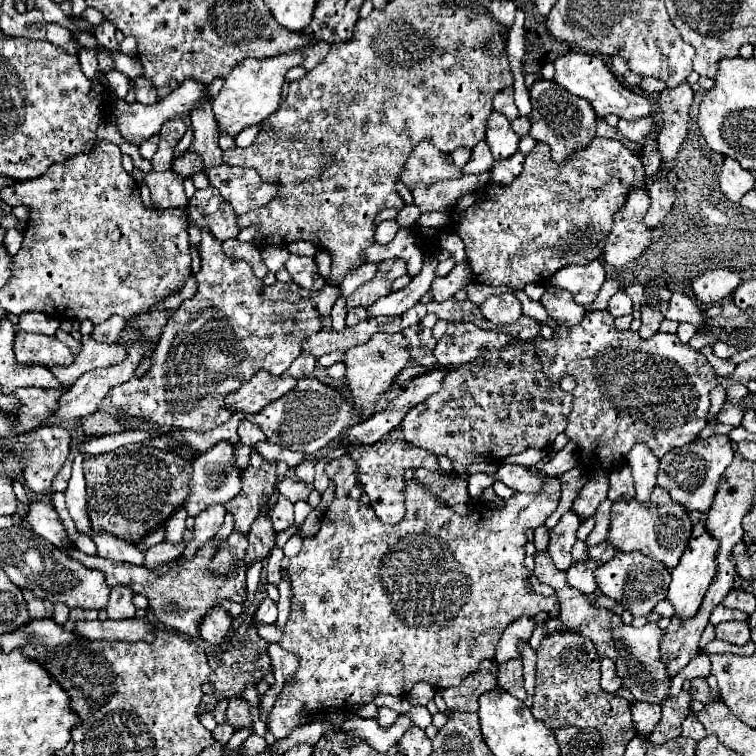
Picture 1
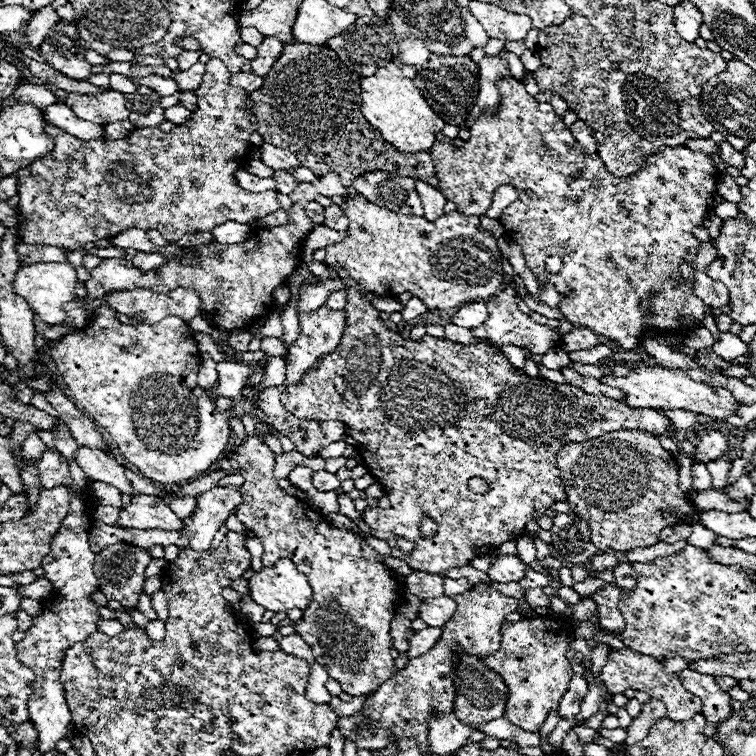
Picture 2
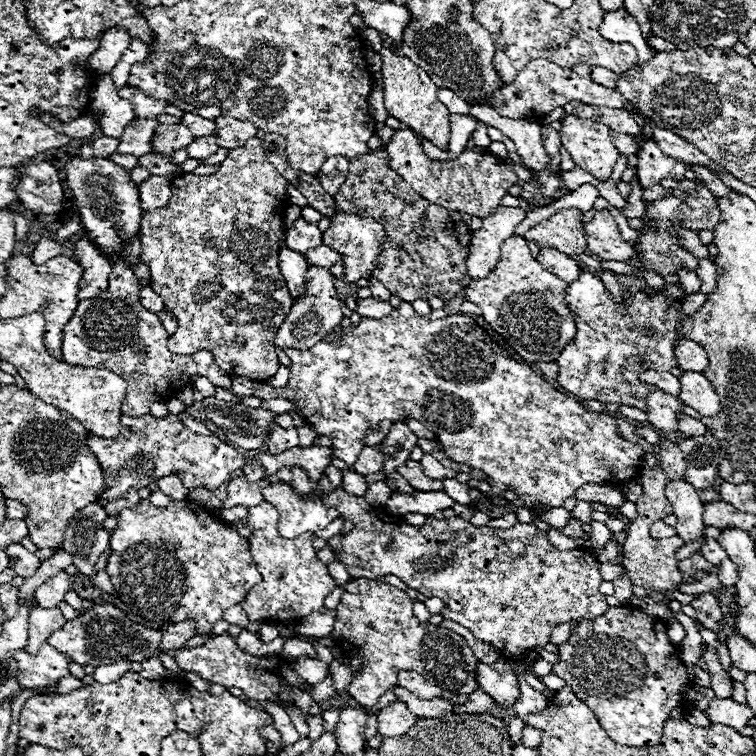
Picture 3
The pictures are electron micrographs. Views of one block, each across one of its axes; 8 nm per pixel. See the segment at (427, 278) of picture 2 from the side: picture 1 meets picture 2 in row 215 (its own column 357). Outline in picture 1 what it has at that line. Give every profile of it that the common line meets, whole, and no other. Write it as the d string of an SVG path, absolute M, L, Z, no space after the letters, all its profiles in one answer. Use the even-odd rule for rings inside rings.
M414 324L396 334L376 332L366 344L354 346L346 352L344 356L346 380L350 386L350 394L354 396L354 402L360 408L362 418L368 418L374 412L384 410L390 404L390 400L394 400L402 392L402 386L396 386L392 382L410 358L414 358L422 366L436 366L436 360L432 356L434 344L436 344L436 338L432 336L432 330L422 328L422 324ZM394 430L392 436L382 438L382 442L376 442L374 446L352 444L348 456L352 456L358 462L360 484L362 484L364 492L368 494L376 516L386 524L396 524L404 516L404 470L408 470L408 468L428 468L428 470L444 472L444 470L440 470L434 454L430 454L428 450L414 448L414 446L406 444L400 430Z

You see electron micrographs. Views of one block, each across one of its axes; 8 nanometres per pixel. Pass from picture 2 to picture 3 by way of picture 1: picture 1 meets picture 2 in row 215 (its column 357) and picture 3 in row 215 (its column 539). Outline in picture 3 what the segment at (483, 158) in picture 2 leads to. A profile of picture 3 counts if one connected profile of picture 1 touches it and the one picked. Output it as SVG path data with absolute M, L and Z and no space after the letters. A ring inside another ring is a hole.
M498 208L490 218L482 220L482 228L478 228L472 234L472 254L466 260L466 268L468 268L468 276L470 278L486 278L486 274L490 274L490 270L494 268L494 264L500 260L500 246L506 238L512 236L512 230L526 218L526 210L524 208ZM600 210L590 222L584 222L584 234L588 250L594 252L598 258L610 262L630 262L636 256L636 250L622 240L620 228L610 214L610 210Z

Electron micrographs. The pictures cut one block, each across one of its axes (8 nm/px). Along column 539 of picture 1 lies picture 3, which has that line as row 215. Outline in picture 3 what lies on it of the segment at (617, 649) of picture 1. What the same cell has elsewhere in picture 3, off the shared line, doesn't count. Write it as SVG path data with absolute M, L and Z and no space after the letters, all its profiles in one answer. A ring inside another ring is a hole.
M560 210L558 214L530 228L524 238L526 242L534 242L538 248L554 246L554 250L562 250L570 256L584 254L588 248L578 210Z

